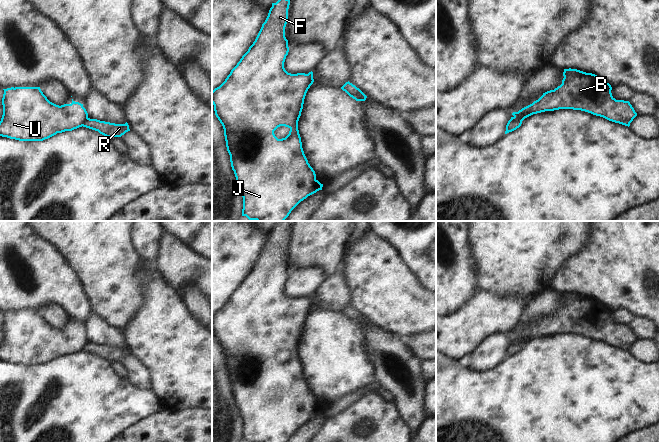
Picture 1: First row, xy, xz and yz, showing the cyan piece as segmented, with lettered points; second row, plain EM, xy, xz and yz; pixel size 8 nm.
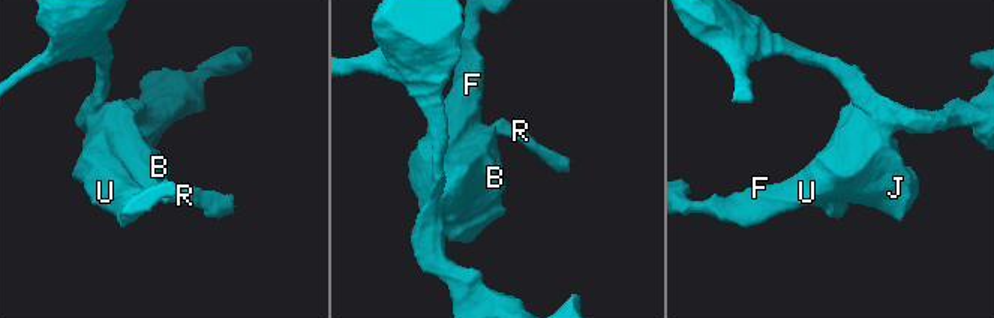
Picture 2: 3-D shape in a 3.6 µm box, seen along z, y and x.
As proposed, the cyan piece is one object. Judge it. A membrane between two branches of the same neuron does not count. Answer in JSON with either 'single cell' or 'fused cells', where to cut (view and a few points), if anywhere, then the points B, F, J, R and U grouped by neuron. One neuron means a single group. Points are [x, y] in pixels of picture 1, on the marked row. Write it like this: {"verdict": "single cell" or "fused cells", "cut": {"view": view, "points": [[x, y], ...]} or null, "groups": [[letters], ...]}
{"verdict": "fused cells", "cut": {"view": "xy", "points": [[87, 117], [82, 125]]}, "groups": [["B", "F", "J", "U"], ["R"]]}

